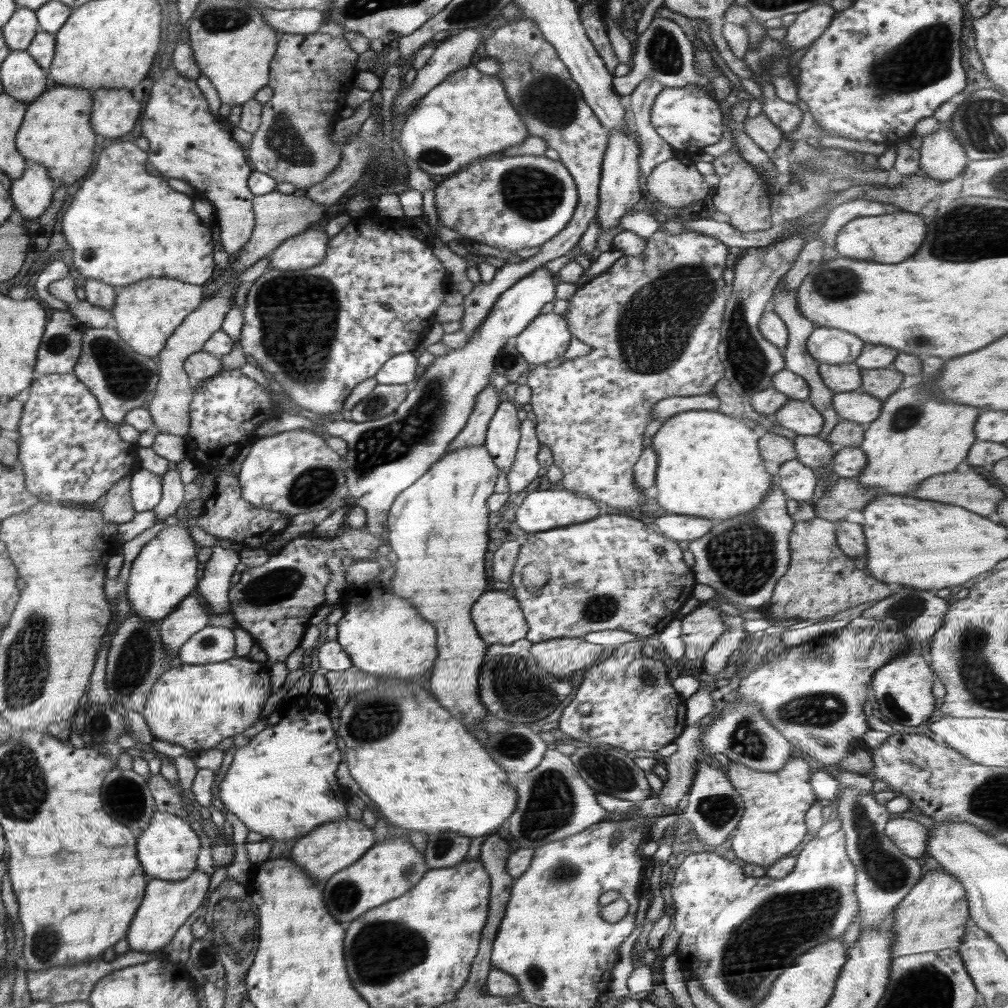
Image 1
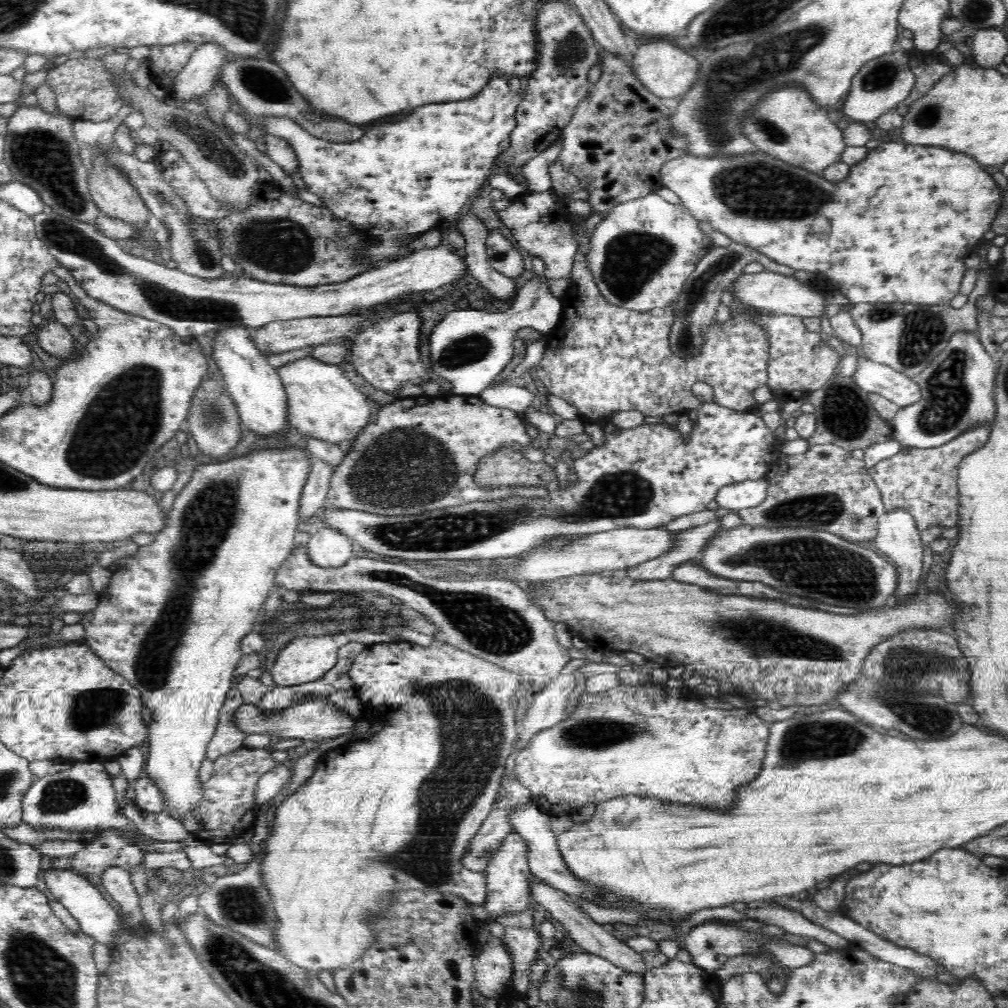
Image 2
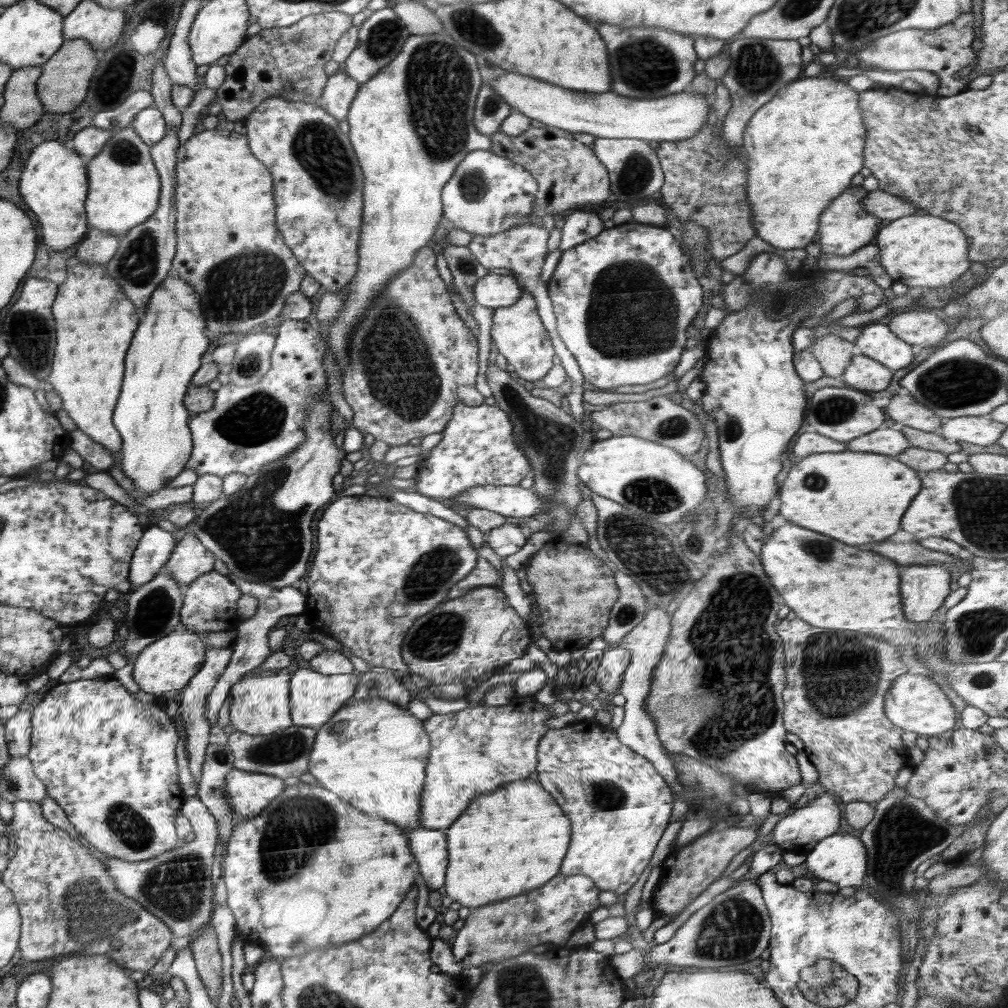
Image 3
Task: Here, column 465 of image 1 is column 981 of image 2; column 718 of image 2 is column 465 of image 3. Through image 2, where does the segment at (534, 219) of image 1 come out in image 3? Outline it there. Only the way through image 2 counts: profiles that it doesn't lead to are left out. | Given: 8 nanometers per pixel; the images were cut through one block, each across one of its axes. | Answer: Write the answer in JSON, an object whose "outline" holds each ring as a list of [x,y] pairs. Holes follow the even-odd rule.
{"outline":[[[489,150],[468,153],[441,192],[443,220],[470,234],[490,236],[528,221],[538,188],[531,171]]]}

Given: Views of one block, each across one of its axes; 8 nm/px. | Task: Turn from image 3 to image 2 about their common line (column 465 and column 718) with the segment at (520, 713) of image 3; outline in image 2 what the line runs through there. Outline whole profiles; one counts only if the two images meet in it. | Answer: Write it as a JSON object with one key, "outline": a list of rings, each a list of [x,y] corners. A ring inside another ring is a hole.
{"outline":[[[619,685],[596,695],[581,694],[578,704],[570,715],[565,715],[564,720],[558,724],[544,728],[532,736],[528,746],[518,752],[515,759],[514,774],[524,787],[532,791],[534,803],[546,814],[551,816],[571,814],[584,804],[599,803],[616,796],[628,796],[628,794],[640,794],[648,798],[660,798],[664,802],[678,802],[678,804],[690,804],[690,806],[702,806],[708,810],[730,810],[738,790],[744,784],[750,784],[762,770],[765,750],[769,739],[769,722],[758,717],[754,710],[741,712],[739,709],[718,709],[706,707],[700,700],[687,698],[676,699],[667,696],[668,685]]]}

